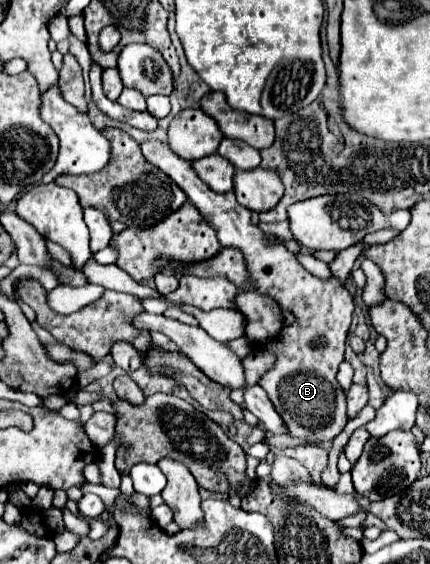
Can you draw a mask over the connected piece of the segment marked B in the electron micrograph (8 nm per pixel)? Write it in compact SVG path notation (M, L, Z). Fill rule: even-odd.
M148 139L140 143L140 147L146 161L160 167L170 179L174 179L176 185L194 203L194 207L202 213L202 217L210 221L212 227L216 227L220 245L236 247L242 251L248 267L248 277L252 281L250 283L252 291L268 295L278 303L284 325L274 337L256 343L254 349L272 351L276 355L276 363L260 377L258 385L268 393L282 421L286 421L286 435L304 441L302 445L322 445L332 441L348 421L346 393L338 385L336 373L338 373L338 365L344 361L346 337L354 313L352 295L344 289L338 277L330 277L322 281L312 273L308 273L298 263L296 255L290 253L284 245L276 243L274 247L268 247L262 229L252 223L252 211L242 207L232 191L228 193L212 191L194 173L190 161L178 157L168 143L158 139ZM318 335L326 337L328 343L326 347L312 345L312 341Z

